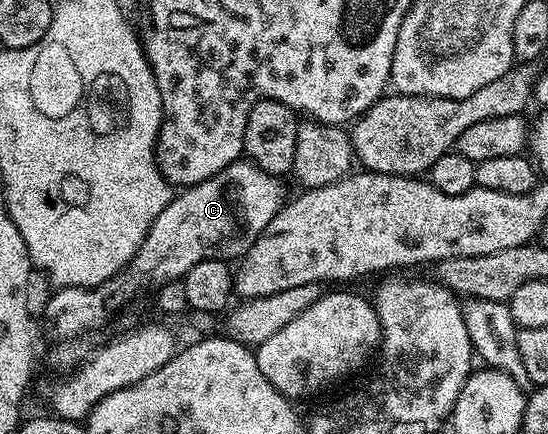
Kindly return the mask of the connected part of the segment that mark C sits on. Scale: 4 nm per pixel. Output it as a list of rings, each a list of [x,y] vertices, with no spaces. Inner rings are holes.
[[[237,160],[229,164],[222,172],[218,172],[210,180],[197,186],[181,189],[158,212],[158,220],[150,224],[150,232],[146,232],[146,240],[138,248],[131,262],[121,273],[106,280],[100,286],[62,286],[55,291],[56,295],[44,306],[44,326],[52,340],[80,340],[91,330],[96,330],[123,302],[128,302],[139,290],[147,286],[159,288],[166,282],[183,279],[185,274],[194,268],[194,264],[202,264],[202,260],[239,260],[244,253],[262,236],[262,232],[274,220],[274,216],[284,206],[286,195],[284,186],[275,174],[260,170],[251,160]]]

